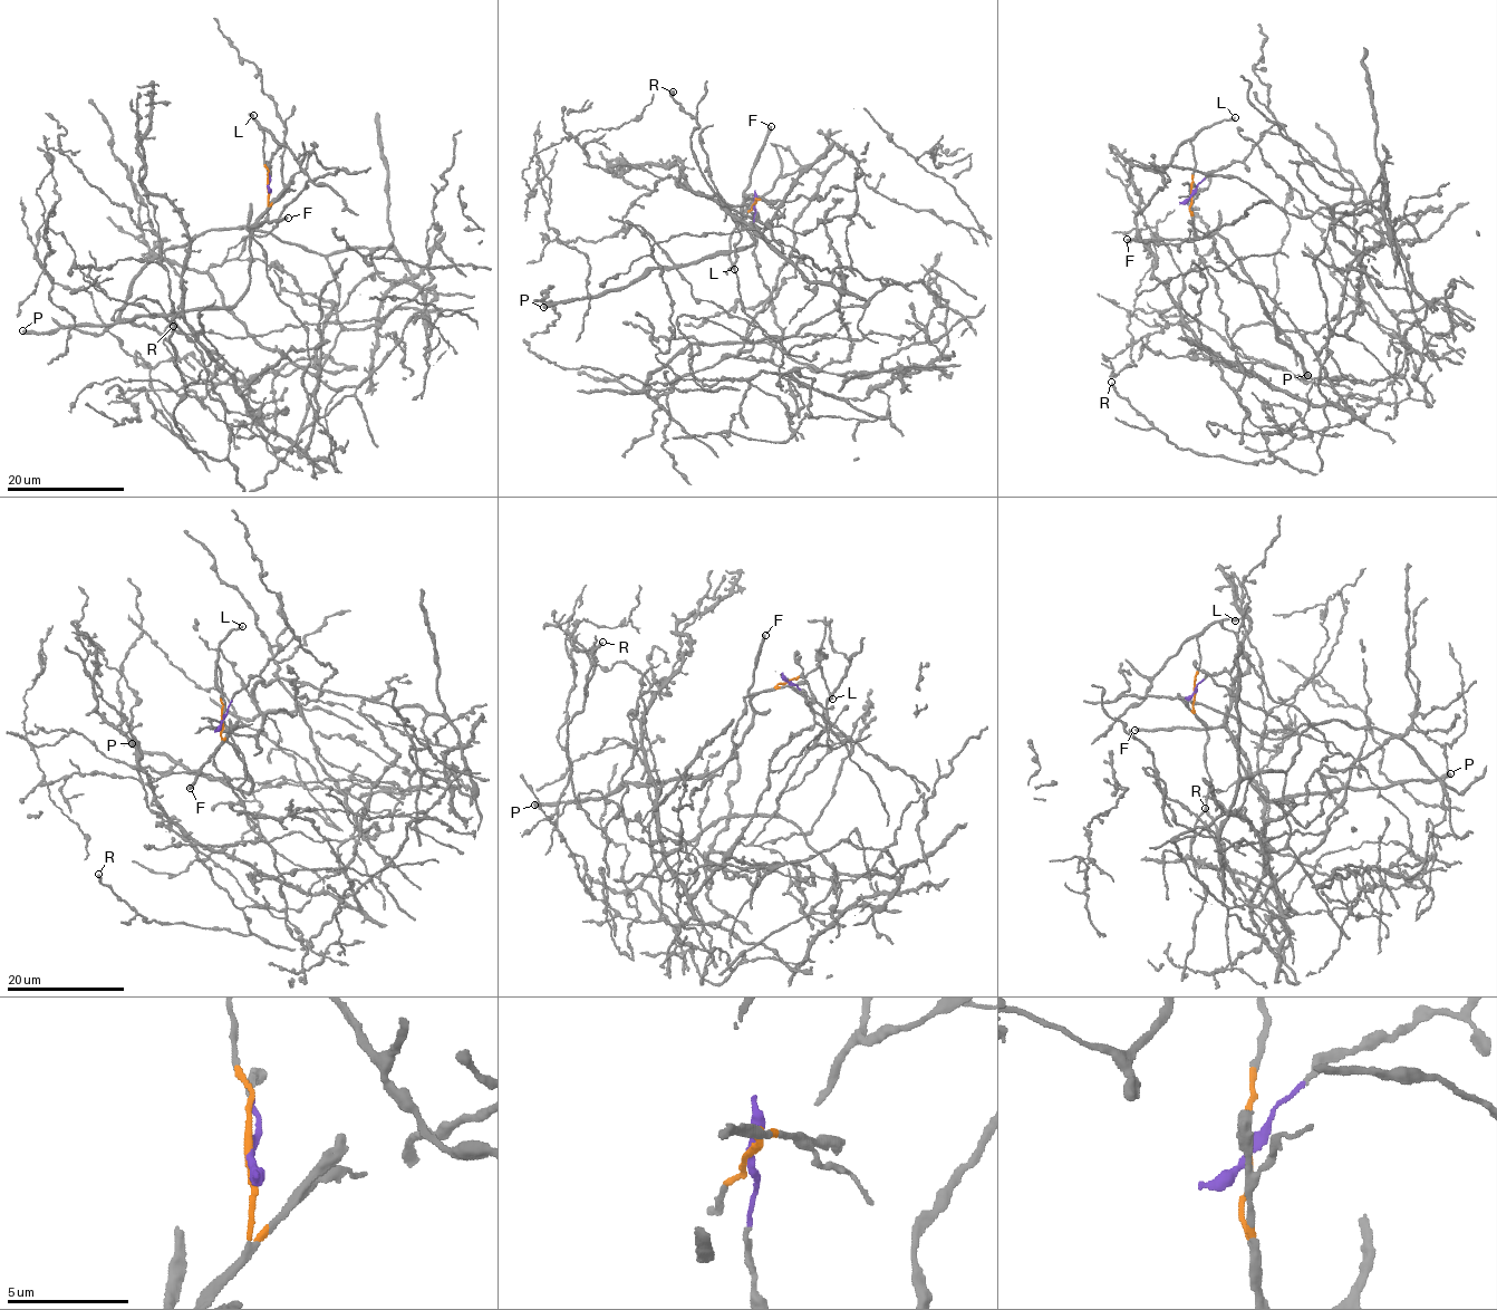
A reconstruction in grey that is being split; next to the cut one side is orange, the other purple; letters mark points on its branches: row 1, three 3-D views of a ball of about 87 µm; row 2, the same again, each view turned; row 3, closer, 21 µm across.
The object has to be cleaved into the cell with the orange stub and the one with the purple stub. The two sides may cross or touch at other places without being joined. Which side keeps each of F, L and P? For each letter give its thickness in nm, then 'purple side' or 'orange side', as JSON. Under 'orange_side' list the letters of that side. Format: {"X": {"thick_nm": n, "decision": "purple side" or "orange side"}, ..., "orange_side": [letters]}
{"F": {"thick_nm": 400, "decision": "orange side"}, "L": {"thick_nm": 280, "decision": "orange side"}, "P": {"thick_nm": 500, "decision": "orange side"}, "orange_side": ["F", "L", "P"]}

